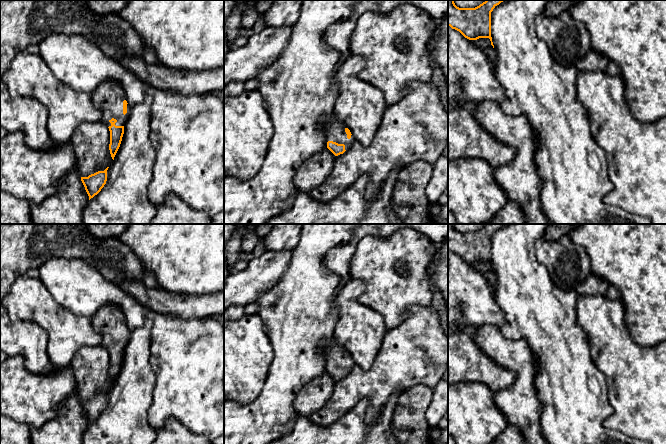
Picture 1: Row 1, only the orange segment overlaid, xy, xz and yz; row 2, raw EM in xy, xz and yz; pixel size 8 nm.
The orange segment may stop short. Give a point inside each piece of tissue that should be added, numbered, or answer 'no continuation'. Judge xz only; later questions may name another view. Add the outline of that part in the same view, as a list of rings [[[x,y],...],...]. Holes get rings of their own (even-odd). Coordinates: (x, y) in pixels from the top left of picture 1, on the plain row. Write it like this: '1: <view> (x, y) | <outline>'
1: xz (334, 354) | [[[333,337],[330,339],[328,345],[324,347],[324,358],[325,358],[325,370],[327,372],[327,366],[333,365],[338,368],[344,368],[345,374],[348,374],[355,366],[355,361],[351,359],[351,362],[347,362],[345,356],[345,349],[338,345]]]

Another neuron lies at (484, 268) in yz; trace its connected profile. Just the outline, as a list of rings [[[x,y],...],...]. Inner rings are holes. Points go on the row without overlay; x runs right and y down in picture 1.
[[[479,262],[477,264],[470,264],[476,271],[484,275],[493,286],[493,292],[496,295],[496,276],[489,262]]]

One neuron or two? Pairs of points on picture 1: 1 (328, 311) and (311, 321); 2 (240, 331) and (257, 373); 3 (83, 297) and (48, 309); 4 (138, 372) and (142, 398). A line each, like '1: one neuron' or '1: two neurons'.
1: one neuron
2: one neuron
3: two neurons
4: one neuron

